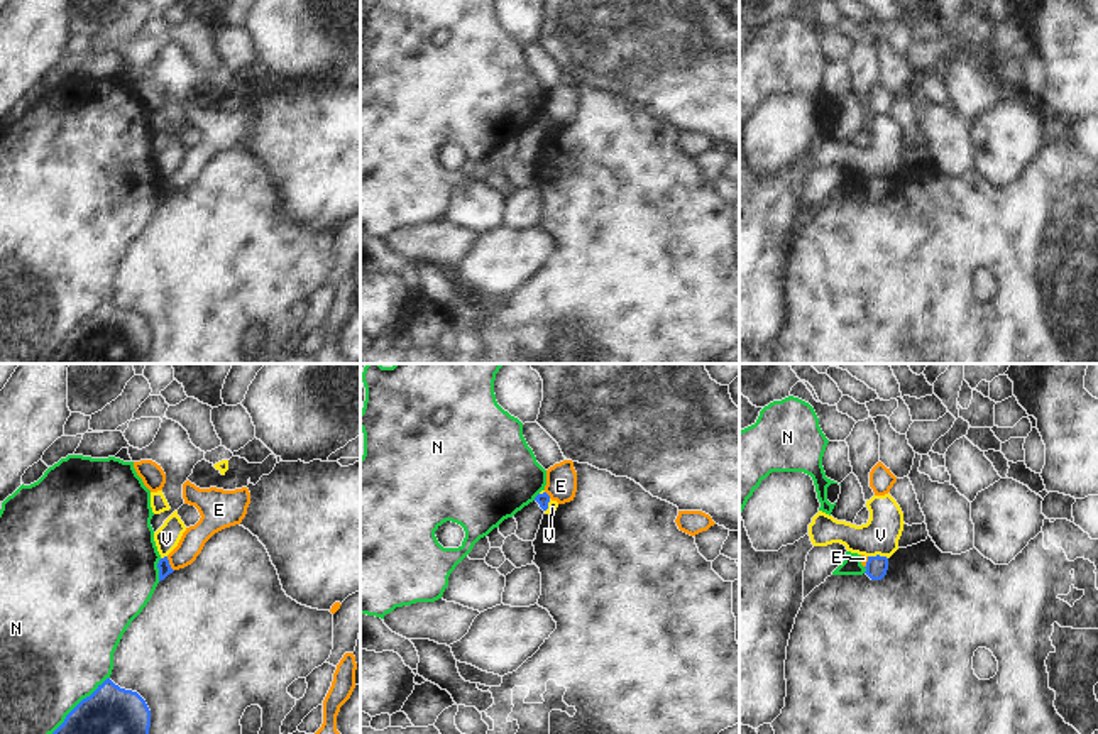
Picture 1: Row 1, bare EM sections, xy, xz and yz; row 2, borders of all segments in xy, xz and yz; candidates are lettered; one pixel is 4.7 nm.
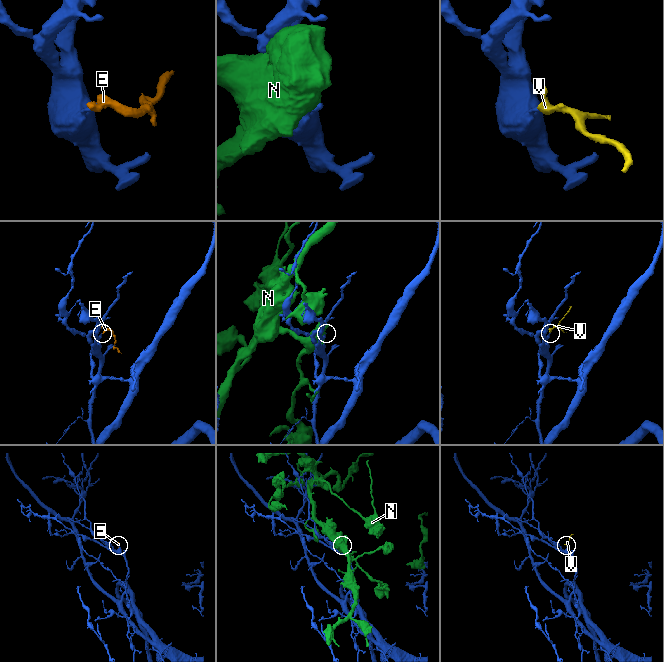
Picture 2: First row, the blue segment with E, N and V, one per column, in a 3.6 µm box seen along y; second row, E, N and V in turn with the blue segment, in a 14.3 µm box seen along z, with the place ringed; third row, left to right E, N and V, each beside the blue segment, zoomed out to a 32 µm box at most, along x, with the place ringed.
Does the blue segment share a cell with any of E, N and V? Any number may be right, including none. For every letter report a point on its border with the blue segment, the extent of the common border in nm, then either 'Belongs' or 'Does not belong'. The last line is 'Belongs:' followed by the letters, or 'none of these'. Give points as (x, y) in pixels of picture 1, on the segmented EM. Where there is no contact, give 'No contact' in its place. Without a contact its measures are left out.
E: Touches blue at xy (168, 564). Shared border 80 nm. Does not belong
N: Touches blue at xy (78, 704). Shared border 380 nm. Does not belong
V: Touches blue at yz (878, 555). Shared border 100 nm. Does not belong
Belongs: none of these.

